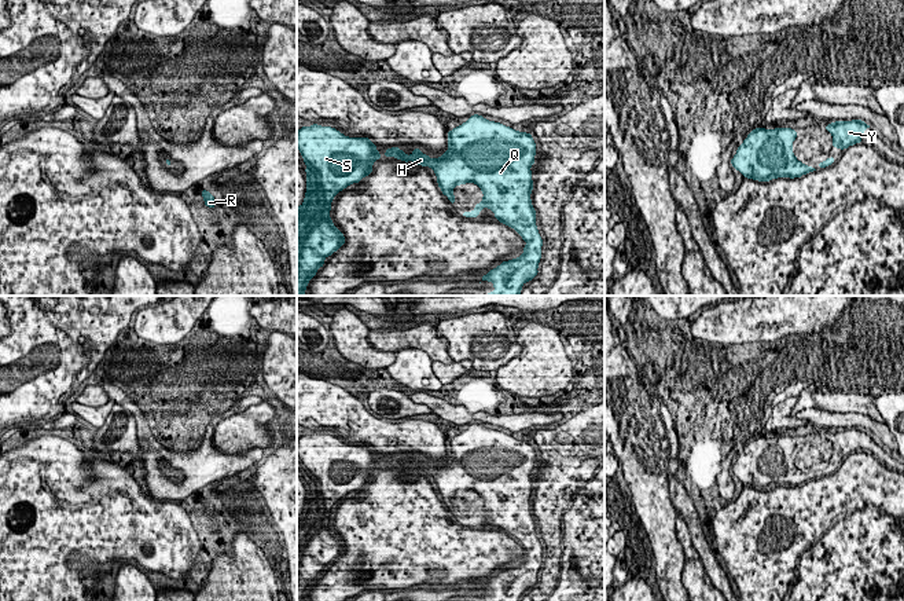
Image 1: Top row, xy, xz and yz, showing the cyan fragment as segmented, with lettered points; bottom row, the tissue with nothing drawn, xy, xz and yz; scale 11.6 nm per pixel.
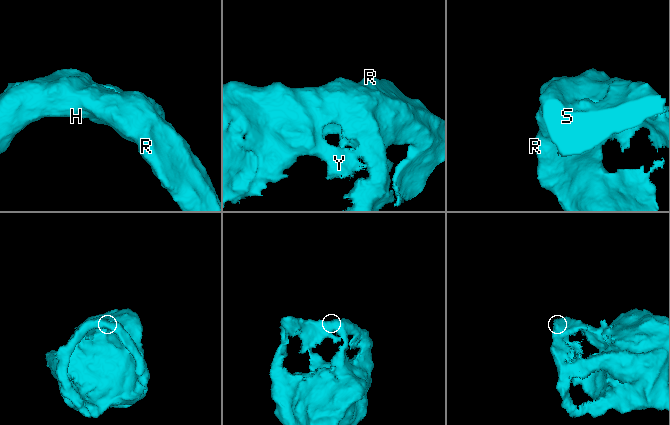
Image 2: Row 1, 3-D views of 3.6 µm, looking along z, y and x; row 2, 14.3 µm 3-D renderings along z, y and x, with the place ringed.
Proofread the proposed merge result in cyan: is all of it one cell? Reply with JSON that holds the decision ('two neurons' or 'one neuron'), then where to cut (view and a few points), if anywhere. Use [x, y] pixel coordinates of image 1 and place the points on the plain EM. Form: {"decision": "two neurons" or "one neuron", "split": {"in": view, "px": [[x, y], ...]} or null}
{"decision": "one neuron", "split": null}

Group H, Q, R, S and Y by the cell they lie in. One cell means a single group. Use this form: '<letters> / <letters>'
H Q R S Y

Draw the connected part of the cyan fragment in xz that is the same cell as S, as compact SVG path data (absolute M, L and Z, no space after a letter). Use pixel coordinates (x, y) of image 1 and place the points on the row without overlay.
M302 435L297 439L297 457L301 459L306 472L306 501L304 512L297 516L297 601L305 601L306 593L316 583L317 576L324 573L324 567L334 562L345 551L345 545L330 527L331 509L352 491L359 491L372 480L372 472L382 463L368 446L348 446L331 435Z

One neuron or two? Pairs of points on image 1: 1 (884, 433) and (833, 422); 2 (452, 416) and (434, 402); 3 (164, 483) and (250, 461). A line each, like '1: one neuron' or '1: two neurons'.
1: one neuron
2: one neuron
3: one neuron

